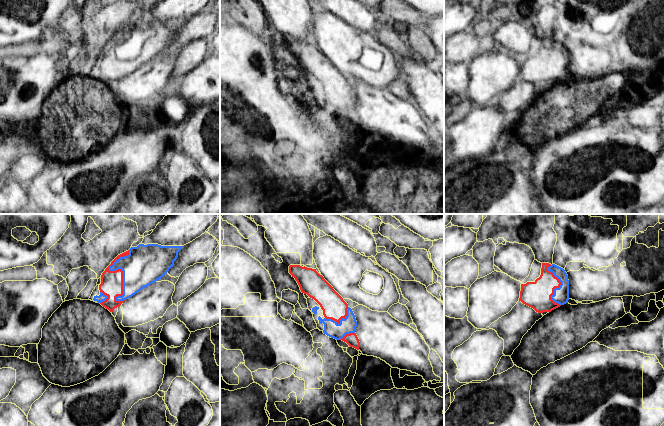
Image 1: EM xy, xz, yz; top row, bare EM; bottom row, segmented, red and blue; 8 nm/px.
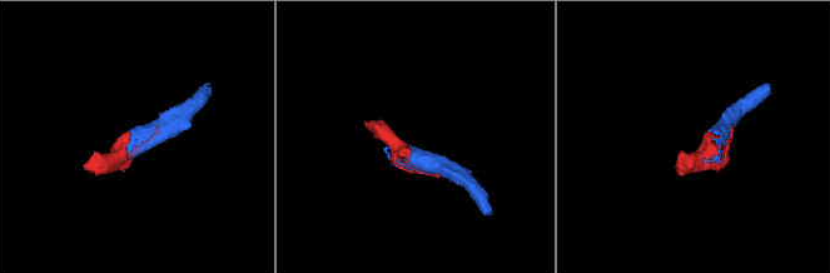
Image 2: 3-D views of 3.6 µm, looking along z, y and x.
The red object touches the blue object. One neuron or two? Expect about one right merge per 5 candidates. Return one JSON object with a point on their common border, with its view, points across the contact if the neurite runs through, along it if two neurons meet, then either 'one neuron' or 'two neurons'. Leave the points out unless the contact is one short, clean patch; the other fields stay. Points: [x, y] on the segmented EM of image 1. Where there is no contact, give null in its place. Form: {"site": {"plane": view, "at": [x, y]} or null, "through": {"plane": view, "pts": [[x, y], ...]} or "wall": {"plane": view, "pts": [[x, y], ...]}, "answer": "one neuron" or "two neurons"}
{"site": {"plane": "xy", "at": [120, 269]}, "answer": "one neuron"}

